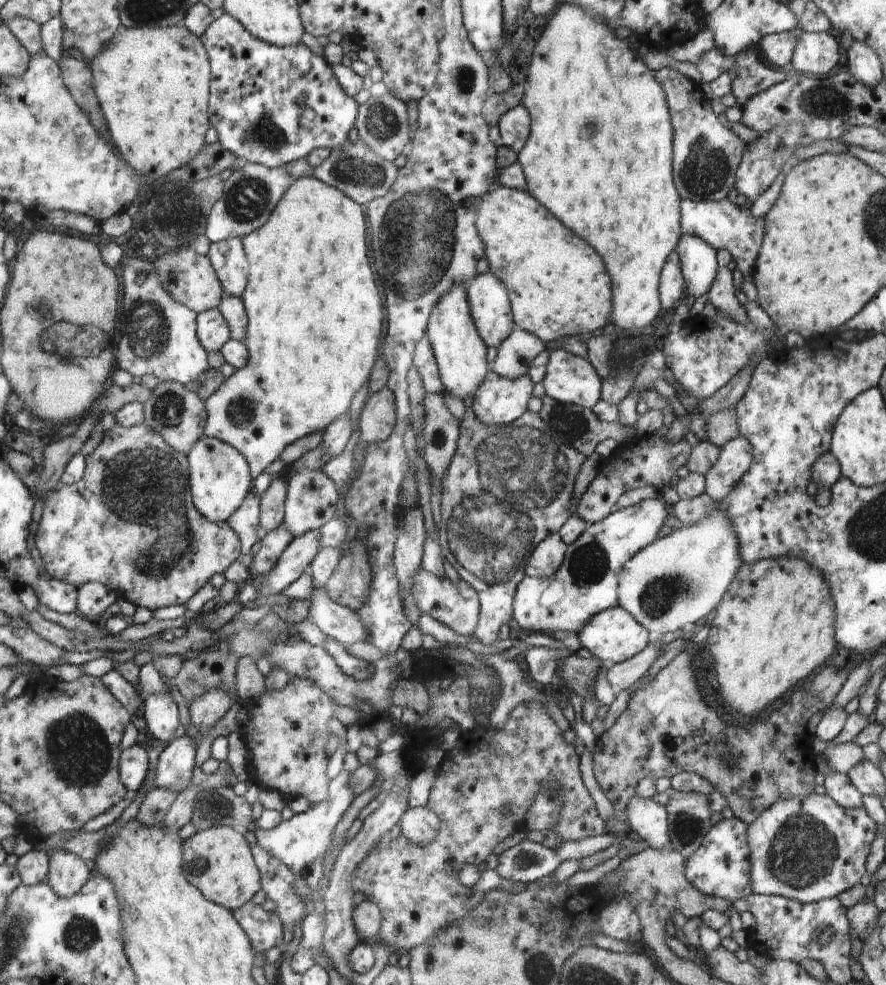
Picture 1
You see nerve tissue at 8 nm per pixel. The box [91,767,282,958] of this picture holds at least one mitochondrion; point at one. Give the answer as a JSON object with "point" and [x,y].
{"point":[214,807]}

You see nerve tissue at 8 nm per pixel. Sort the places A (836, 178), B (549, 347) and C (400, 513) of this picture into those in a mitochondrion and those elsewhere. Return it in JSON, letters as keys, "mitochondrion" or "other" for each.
{"A":"other","B":"other","C":"other"}

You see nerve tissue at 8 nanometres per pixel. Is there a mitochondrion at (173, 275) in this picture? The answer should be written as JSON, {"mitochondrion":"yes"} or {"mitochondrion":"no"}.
{"mitochondrion":"yes"}

